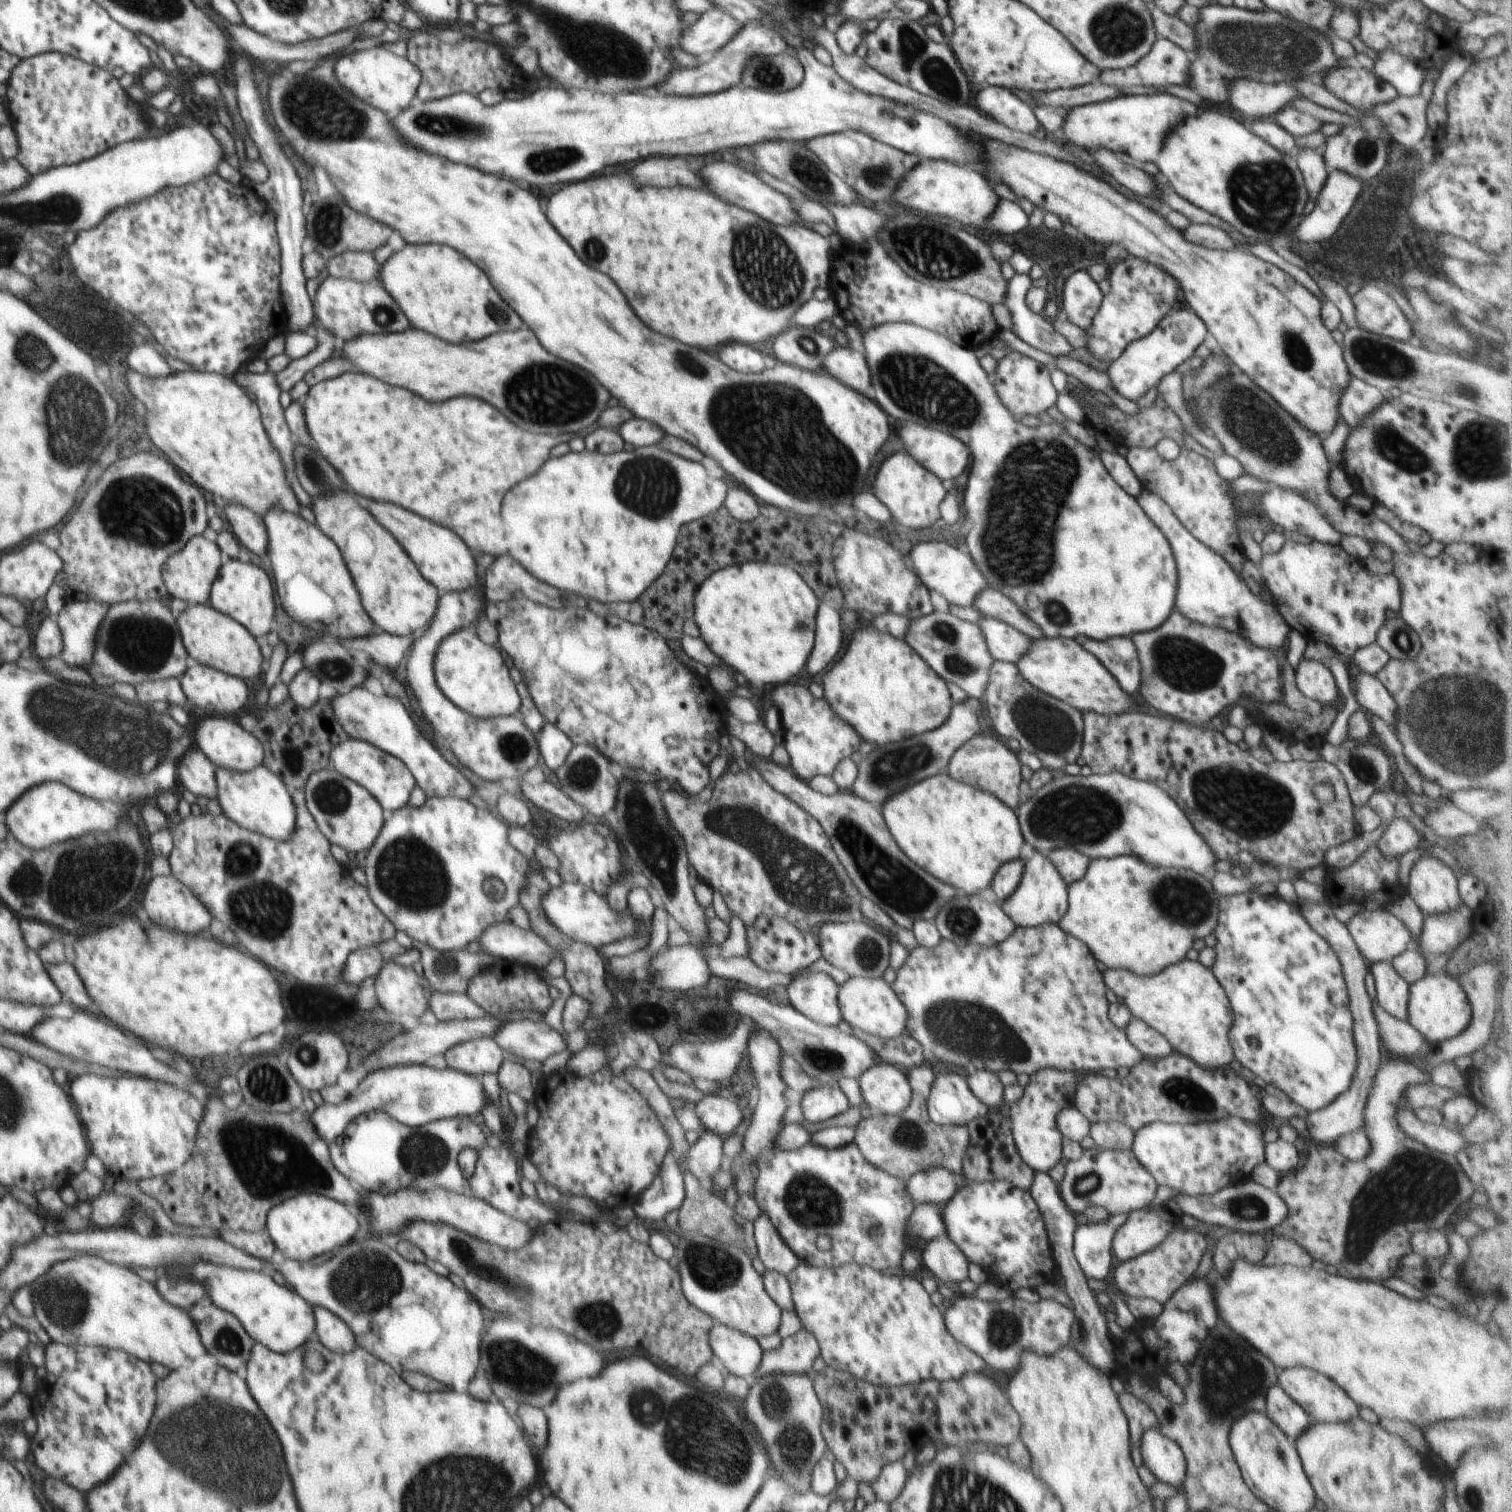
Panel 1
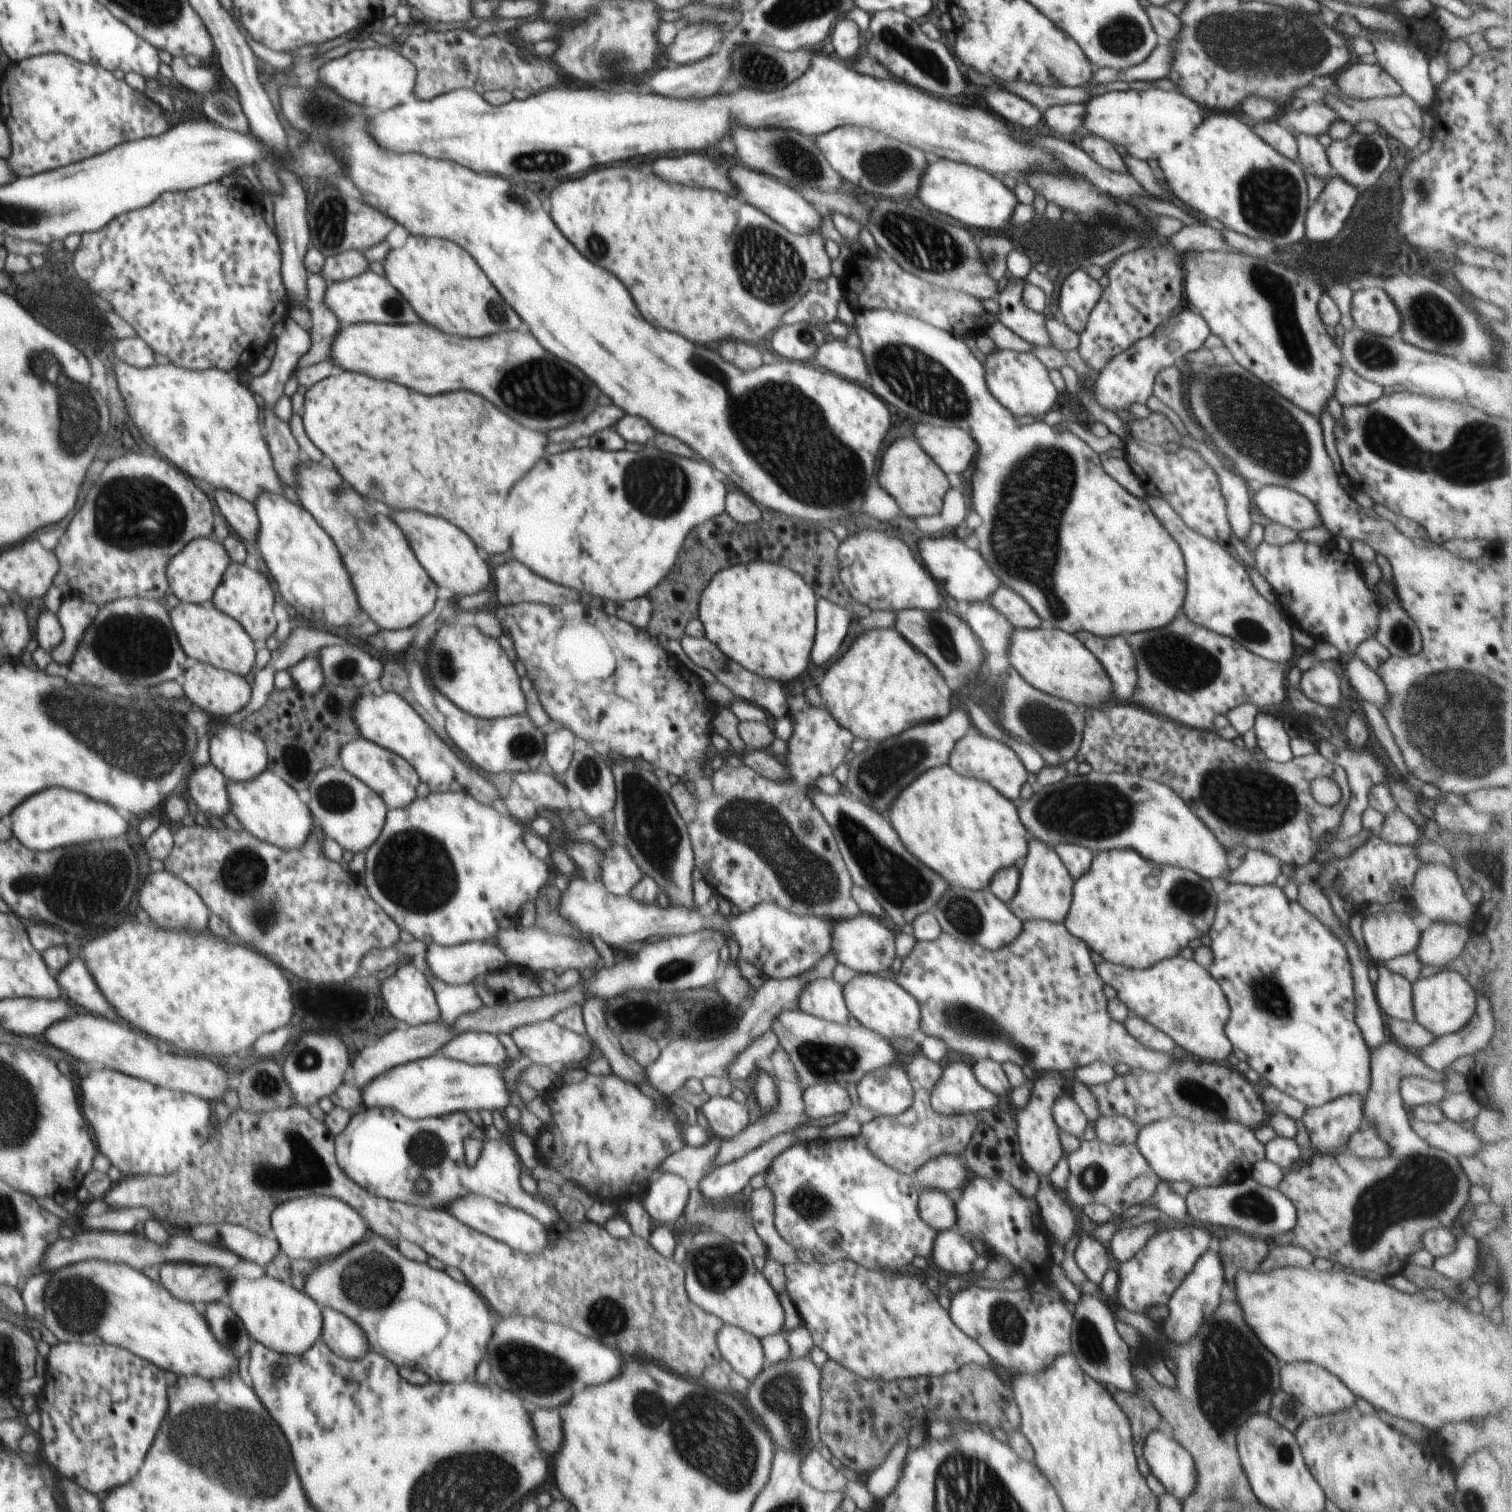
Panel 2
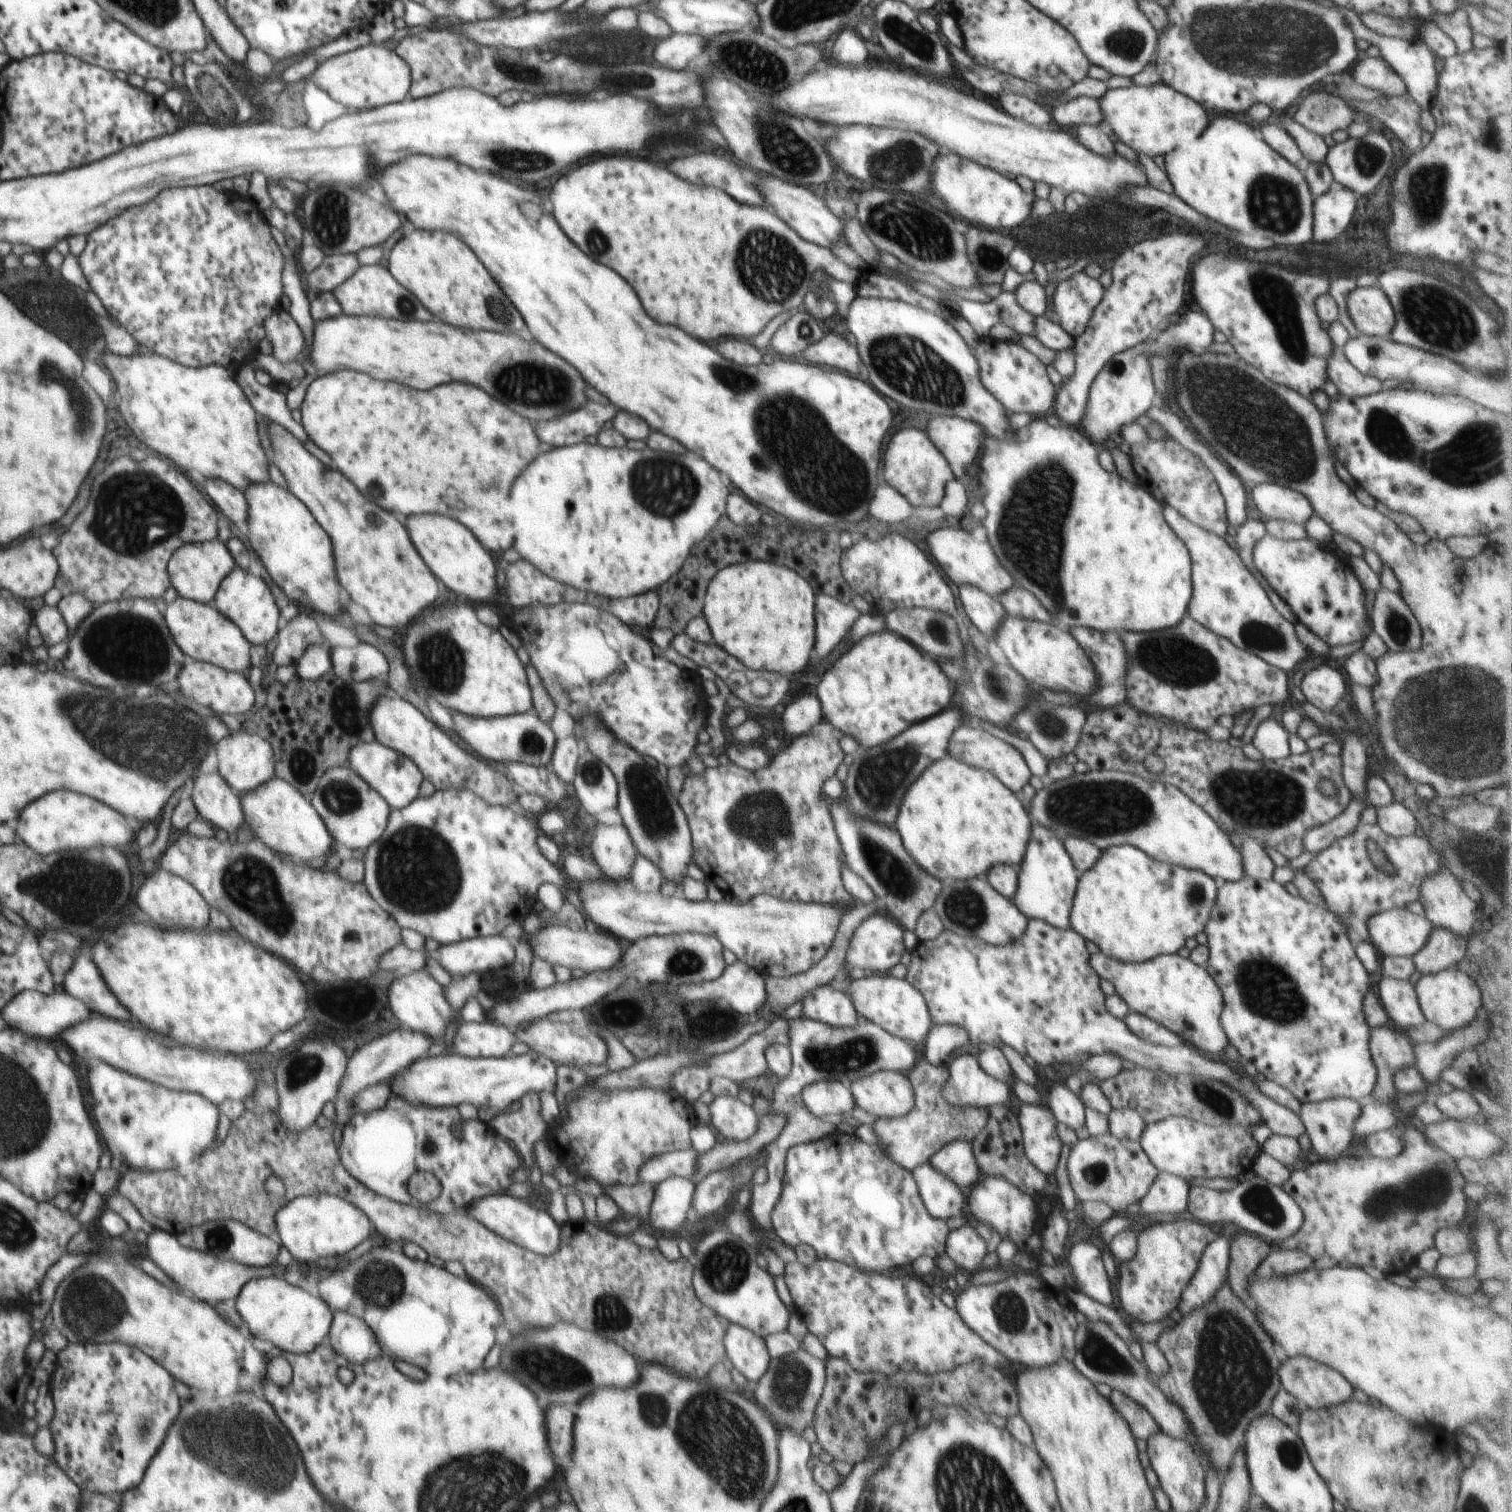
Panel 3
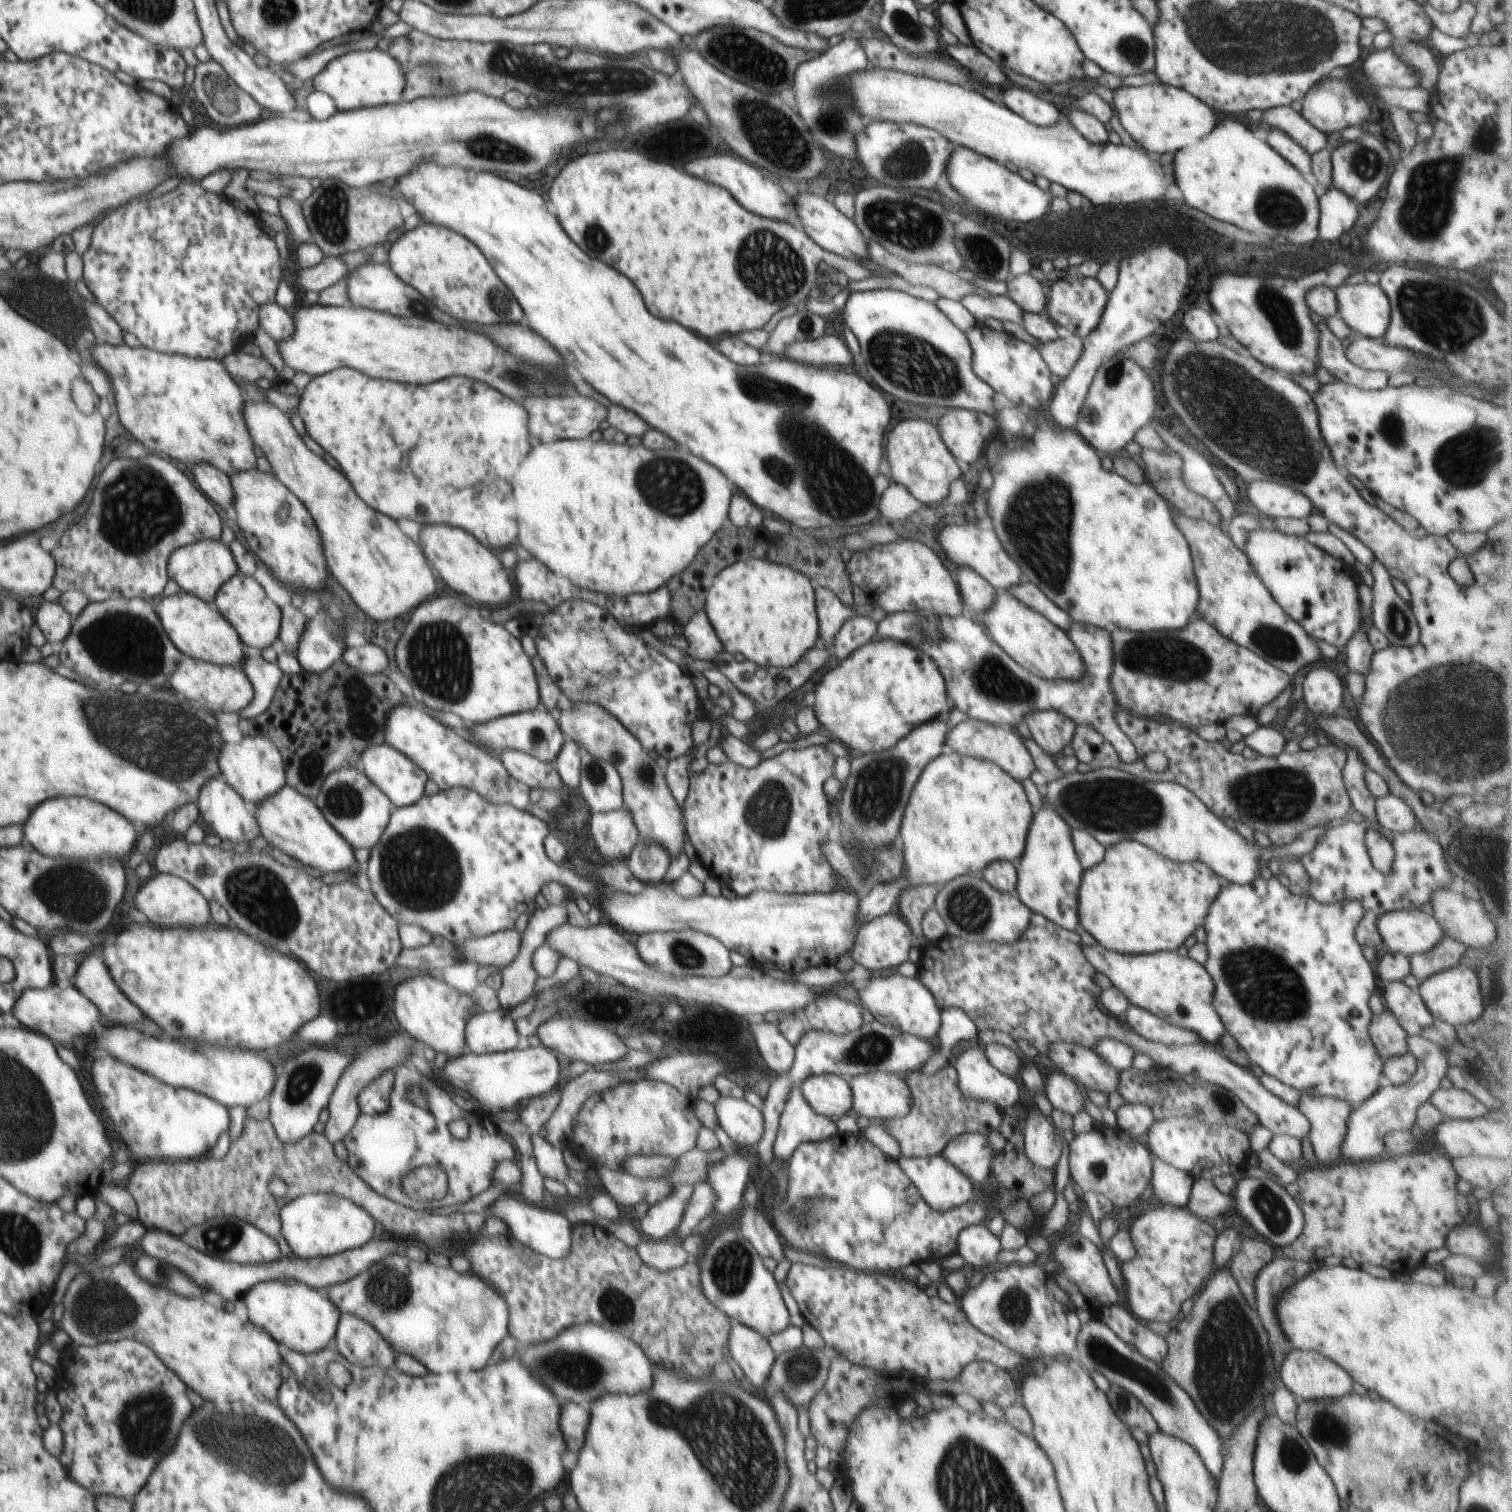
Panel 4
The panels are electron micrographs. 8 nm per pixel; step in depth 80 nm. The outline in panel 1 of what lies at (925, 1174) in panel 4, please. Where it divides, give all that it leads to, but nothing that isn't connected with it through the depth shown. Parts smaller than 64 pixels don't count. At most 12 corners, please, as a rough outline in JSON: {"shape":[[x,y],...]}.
{"shape":[[918,1204],[906,1234],[930,1242],[946,1233],[942,1204]]}

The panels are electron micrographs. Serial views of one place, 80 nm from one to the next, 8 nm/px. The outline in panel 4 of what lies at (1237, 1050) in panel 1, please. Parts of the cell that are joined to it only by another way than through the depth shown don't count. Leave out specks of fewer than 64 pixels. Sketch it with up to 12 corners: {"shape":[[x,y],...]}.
{"shape":[[1223,882],[1214,1010],[1265,1074],[1381,1088],[1362,902]]}

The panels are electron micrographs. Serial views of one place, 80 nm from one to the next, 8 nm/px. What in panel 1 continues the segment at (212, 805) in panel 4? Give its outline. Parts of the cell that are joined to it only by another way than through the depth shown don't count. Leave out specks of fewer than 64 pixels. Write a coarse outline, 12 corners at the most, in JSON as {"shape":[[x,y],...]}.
{"shape":[[199,750],[176,764],[178,780],[196,797],[218,800],[216,770]]}

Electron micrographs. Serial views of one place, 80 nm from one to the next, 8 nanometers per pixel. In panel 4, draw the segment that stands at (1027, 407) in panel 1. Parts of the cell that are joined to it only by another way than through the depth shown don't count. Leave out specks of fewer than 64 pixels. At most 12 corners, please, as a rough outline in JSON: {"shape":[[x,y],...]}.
{"shape":[[992,330],[965,335],[973,371],[1016,404],[1040,406],[1055,388],[1032,344]]}

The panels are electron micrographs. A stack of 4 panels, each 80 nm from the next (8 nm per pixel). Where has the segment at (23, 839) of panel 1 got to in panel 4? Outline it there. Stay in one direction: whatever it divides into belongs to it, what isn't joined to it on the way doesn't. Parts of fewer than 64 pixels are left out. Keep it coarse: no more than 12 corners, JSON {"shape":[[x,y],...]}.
{"shape":[[50,798],[22,826],[50,858],[126,856],[134,826],[90,798]]}

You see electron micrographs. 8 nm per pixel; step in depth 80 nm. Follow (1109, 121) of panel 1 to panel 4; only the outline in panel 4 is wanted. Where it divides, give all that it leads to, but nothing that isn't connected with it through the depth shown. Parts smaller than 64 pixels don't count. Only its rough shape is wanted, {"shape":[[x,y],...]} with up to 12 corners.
{"shape":[[1176,86],[1119,87],[1112,107],[1148,152],[1176,153],[1216,128]]}

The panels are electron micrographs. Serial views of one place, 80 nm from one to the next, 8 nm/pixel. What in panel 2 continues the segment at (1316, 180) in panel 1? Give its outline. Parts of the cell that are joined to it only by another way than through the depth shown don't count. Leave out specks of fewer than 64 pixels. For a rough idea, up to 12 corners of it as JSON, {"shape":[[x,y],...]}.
{"shape":[[1294,135],[1306,174],[1330,178],[1326,149],[1313,136]]}

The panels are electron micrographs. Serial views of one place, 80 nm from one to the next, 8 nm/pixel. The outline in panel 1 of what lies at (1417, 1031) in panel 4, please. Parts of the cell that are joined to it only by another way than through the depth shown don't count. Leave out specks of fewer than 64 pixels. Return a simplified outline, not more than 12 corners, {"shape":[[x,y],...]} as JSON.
{"shape":[[1388,962],[1369,965],[1376,1002],[1408,1020],[1410,985]]}

